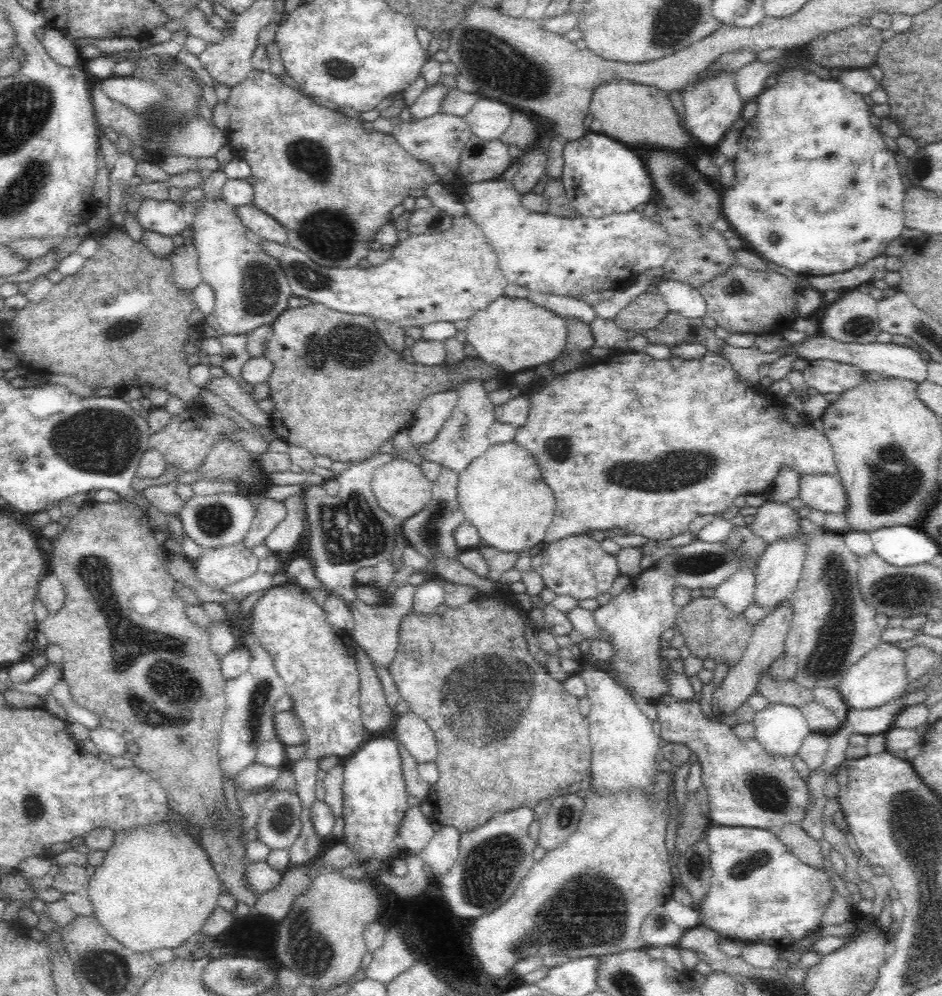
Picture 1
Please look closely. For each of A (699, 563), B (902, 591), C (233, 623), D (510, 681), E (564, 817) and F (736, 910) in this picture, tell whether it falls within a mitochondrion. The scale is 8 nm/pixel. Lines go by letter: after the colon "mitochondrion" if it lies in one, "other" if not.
A: mitochondrion
B: mitochondrion
C: other
D: mitochondrion
E: mitochondrion
F: other

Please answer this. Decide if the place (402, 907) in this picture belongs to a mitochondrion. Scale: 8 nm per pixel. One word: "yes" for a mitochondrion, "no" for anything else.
no

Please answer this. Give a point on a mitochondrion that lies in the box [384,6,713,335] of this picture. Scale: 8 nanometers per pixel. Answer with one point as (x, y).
(503, 67)

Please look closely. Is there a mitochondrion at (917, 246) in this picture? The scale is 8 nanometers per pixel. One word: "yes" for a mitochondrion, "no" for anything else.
no

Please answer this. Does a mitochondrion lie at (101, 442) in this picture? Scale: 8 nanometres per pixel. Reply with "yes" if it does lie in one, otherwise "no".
yes

